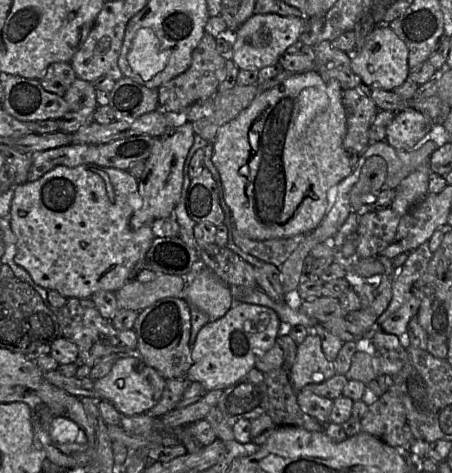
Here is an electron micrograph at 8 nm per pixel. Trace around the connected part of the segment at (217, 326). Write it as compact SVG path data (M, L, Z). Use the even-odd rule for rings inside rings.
M235 302L224 316L209 321L197 334L187 379L199 382L206 391L227 388L255 367L257 359L272 348L283 331L277 313L271 308Z

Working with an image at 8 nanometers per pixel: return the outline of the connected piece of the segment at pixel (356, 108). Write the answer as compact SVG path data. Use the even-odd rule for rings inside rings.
M359 88L344 90L342 103L346 114L344 148L348 152L361 155L371 143L368 132L379 110Z

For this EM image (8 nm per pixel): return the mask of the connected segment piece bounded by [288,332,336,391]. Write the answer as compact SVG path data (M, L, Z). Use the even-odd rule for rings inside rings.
M309 332L297 346L295 360L288 369L292 386L300 391L306 385L323 383L335 374L335 363L325 357L319 336Z

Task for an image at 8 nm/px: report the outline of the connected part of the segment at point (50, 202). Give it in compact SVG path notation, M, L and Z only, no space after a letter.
M94 163L81 164L74 168L66 166L57 166L41 176L33 182L26 182L14 188L14 196L11 202L9 212L9 223L11 229L16 236L16 254L14 262L25 269L33 281L46 290L56 290L65 298L91 298L98 291L119 290L124 284L130 280L130 274L135 265L143 259L149 250L154 238L157 236L156 221L145 223L137 230L133 230L129 226L129 220L134 212L134 209L129 204L129 197L138 190L138 180L133 177L127 170L117 168L102 167Z

